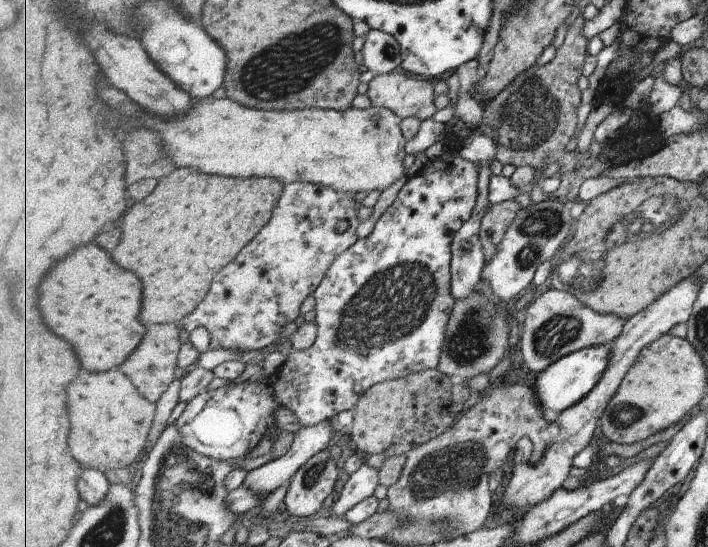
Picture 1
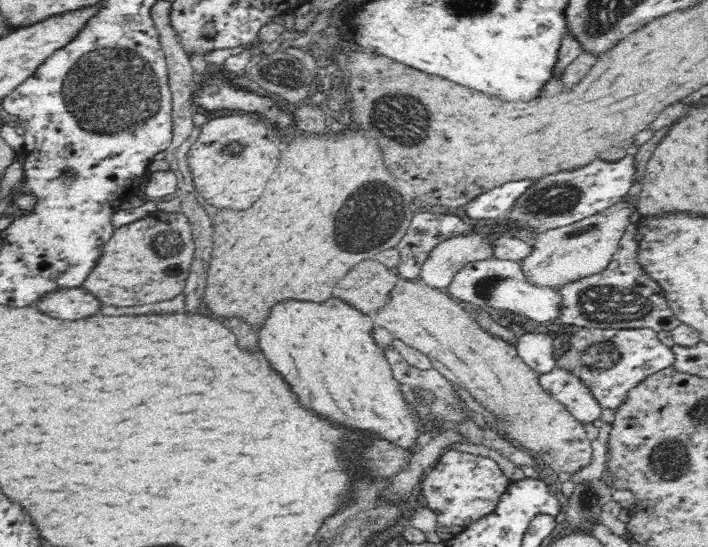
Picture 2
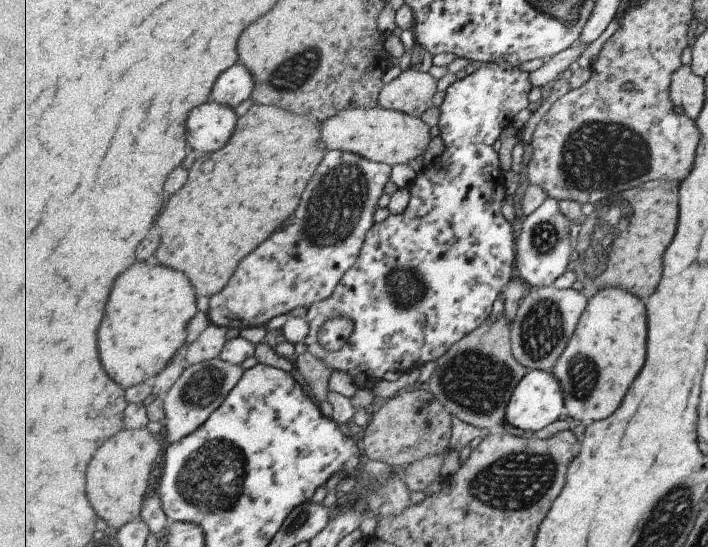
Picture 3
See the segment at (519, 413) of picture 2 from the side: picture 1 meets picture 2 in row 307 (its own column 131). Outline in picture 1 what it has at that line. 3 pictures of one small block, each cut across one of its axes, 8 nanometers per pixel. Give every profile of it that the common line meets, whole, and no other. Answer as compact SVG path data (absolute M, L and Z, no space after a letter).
M123 370L111 372L81 372L75 382L67 388L67 404L71 412L71 450L75 458L83 464L83 468L97 470L122 469L131 470L134 463L141 457L143 448L149 442L149 432L155 422L155 404L147 400L133 384L133 380Z

